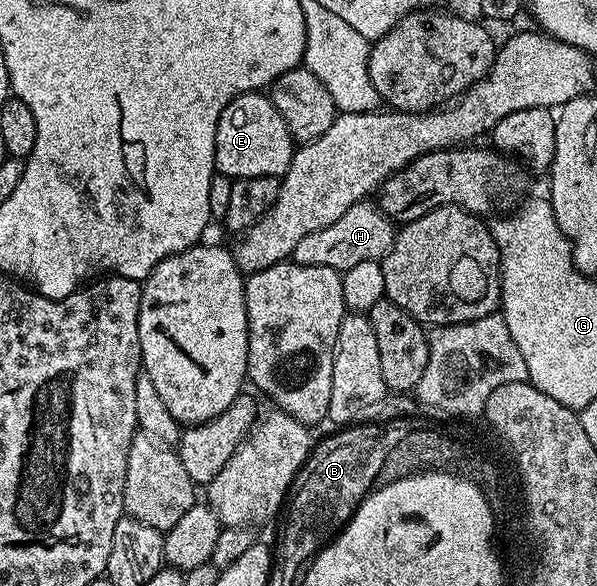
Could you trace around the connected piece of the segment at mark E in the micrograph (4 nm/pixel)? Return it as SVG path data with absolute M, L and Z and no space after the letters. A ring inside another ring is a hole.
M253 91L251 93L239 93L237 97L231 101L226 108L221 111L220 118L218 119L218 131L216 132L216 168L225 177L233 179L237 177L278 177L284 176L284 172L290 167L292 162L292 155L294 152L294 142L290 131L286 127L286 123L282 119L282 115L278 115L278 107L274 107L271 96L264 91Z

